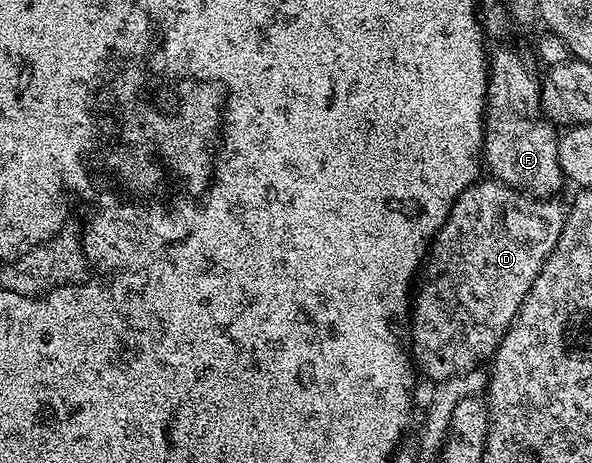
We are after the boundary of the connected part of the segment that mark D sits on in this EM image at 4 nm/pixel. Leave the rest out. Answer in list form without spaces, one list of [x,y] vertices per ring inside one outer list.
[[[494,178],[480,179],[457,197],[447,221],[439,227],[428,247],[410,309],[409,355],[422,375],[424,372],[431,382],[442,382],[478,369],[482,360],[490,361],[494,357],[503,335],[515,323],[515,315],[537,274],[541,274],[549,254],[553,254],[565,230],[567,213],[568,209],[559,198],[533,196]]]

